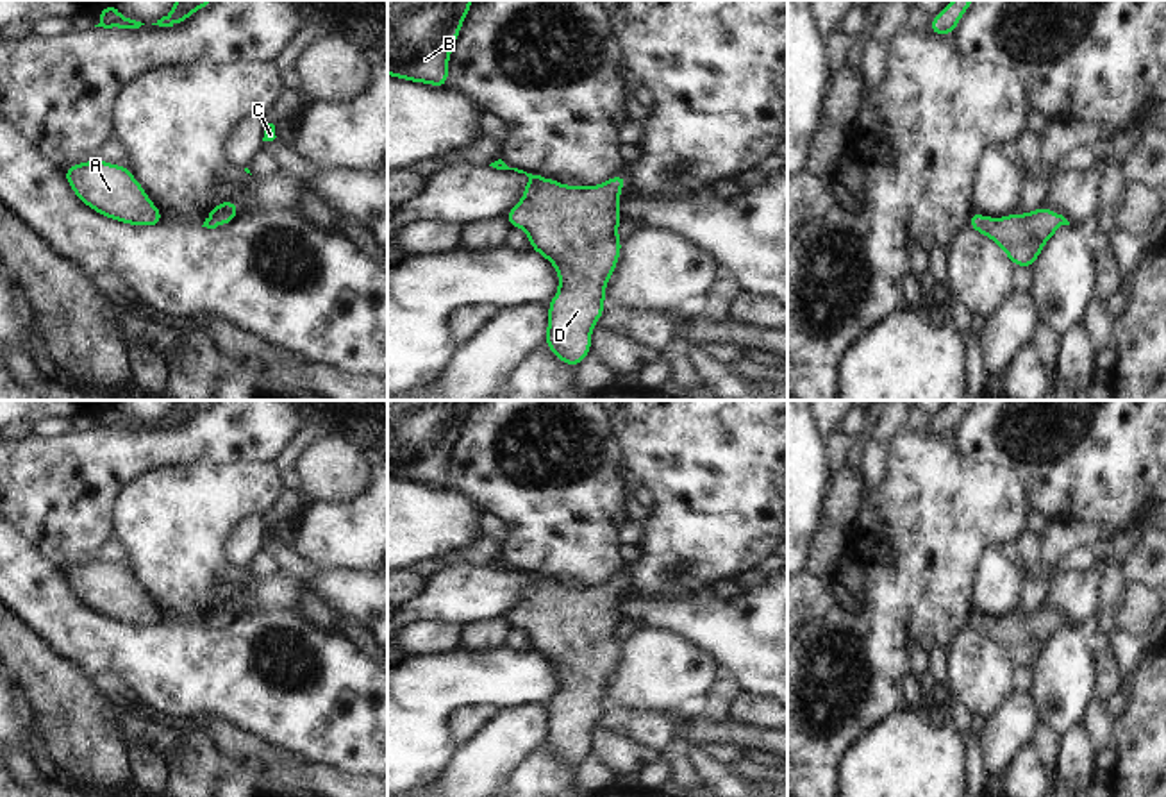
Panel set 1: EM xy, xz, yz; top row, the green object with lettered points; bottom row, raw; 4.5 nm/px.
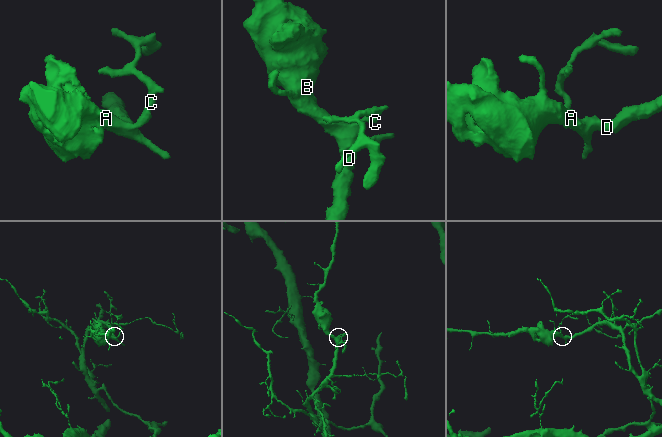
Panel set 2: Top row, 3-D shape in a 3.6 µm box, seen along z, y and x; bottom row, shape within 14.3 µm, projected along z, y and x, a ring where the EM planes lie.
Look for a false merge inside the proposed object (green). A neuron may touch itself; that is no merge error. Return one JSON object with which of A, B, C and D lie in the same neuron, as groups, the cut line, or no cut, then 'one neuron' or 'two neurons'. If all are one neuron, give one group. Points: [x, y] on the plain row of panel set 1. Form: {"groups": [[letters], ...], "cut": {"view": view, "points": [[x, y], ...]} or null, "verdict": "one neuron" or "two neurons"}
{"groups": [["A", "B", "C", "D"]], "cut": null, "verdict": "one neuron"}

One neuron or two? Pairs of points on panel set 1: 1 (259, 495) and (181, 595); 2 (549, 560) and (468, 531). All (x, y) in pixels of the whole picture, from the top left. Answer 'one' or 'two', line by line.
1: one
2: two

